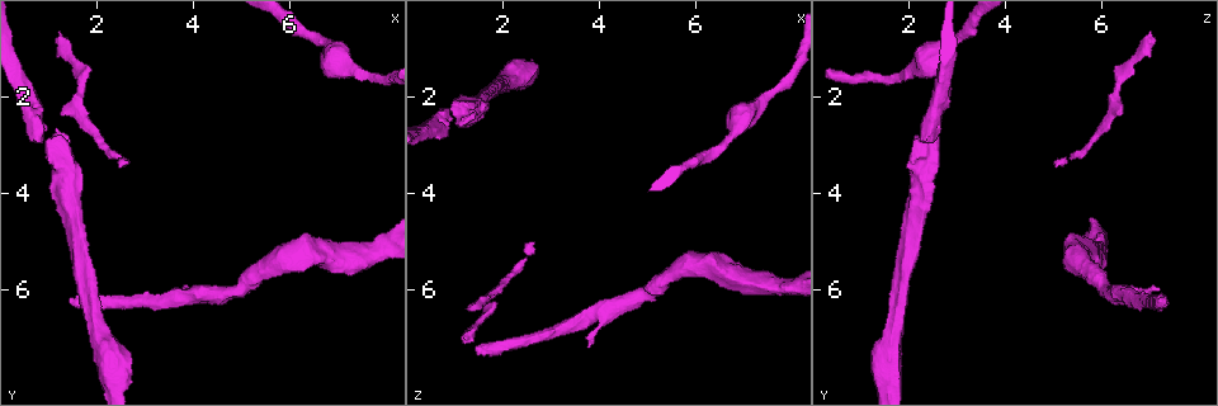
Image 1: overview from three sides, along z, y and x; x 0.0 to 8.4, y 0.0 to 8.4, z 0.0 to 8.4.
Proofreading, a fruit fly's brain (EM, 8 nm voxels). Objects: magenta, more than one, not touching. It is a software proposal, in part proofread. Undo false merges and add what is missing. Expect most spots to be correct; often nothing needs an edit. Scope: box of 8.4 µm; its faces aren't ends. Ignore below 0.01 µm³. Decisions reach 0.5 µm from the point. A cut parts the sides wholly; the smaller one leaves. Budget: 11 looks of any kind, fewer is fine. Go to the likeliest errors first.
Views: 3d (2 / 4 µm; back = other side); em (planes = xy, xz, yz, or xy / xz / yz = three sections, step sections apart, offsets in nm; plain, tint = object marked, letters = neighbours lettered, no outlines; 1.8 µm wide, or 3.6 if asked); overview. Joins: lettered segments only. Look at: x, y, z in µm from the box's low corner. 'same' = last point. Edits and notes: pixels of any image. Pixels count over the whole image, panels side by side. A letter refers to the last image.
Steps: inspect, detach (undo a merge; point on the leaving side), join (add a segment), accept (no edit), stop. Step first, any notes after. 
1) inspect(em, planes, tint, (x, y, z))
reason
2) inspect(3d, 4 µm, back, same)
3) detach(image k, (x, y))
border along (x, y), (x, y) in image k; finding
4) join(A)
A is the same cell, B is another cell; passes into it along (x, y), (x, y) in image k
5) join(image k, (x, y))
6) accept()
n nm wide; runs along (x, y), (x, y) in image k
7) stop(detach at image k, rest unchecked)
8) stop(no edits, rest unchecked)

inspect(3d, 4 µm, (1.20, 0.70, 7.00))
branch stops here

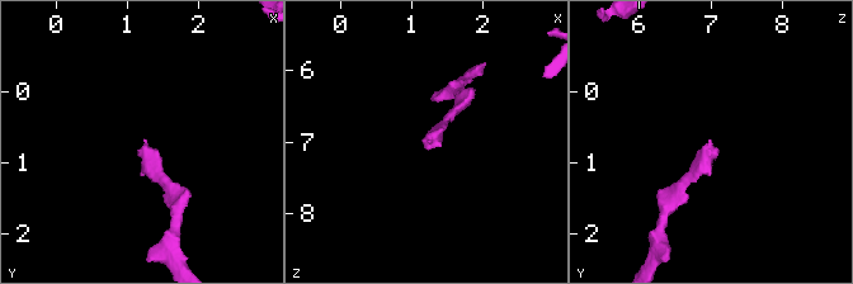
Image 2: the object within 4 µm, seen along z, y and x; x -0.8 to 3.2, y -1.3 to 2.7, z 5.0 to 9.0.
inspect(em, xz, step 16, letters, (1.20, 0.65, 7.00))
shape alone is not enough

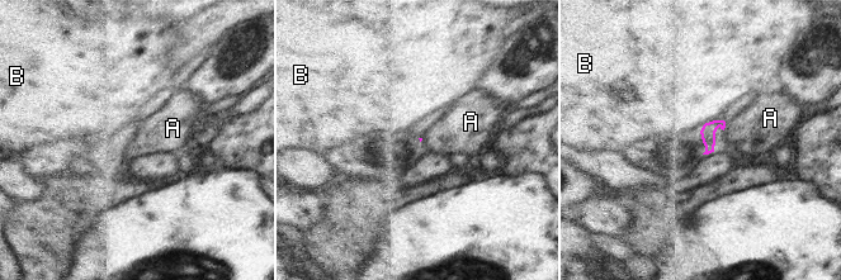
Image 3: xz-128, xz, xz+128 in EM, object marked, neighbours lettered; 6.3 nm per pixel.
inspect(em, planes, letters, same)

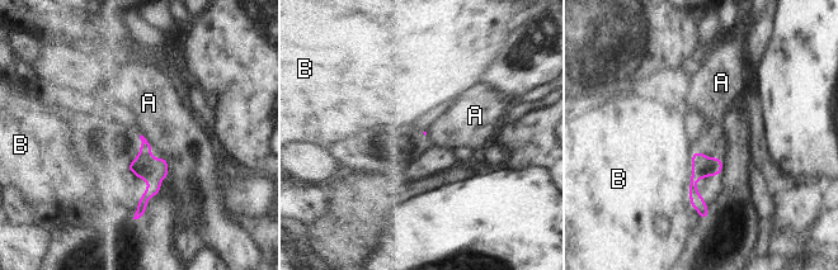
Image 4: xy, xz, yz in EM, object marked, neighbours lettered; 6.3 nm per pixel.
accept()
A and B are other cells; no lettered segment goes on from it

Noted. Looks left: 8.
inspect(3d, 4 µm, (3.80, 6.00, 7.15))
free end

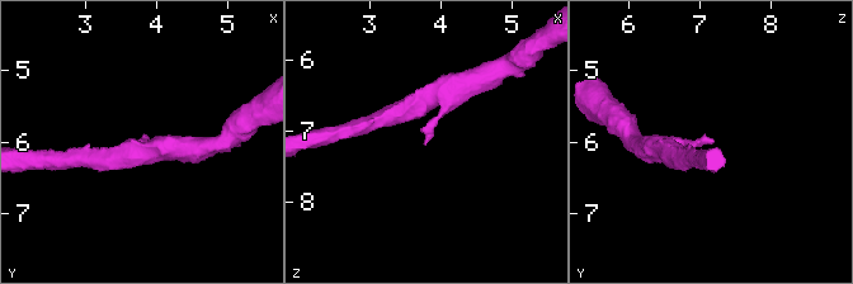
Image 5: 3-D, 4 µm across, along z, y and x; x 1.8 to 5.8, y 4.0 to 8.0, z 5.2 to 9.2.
inspect(em, 3.6 µm, planes, plain, (3.80, 6.05, 7.20))
now the EM

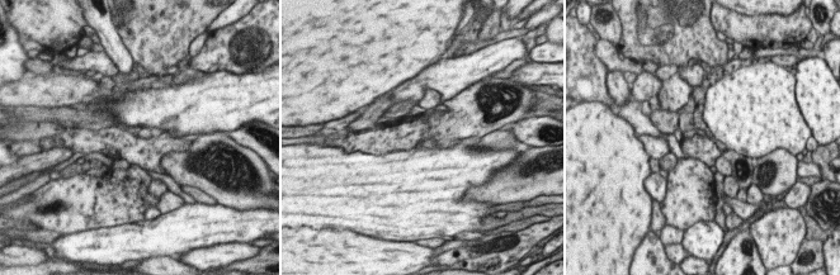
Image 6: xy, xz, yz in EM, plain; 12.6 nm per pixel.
inspect(em, 3.6 µm, planes, letters, same)
what lies round it

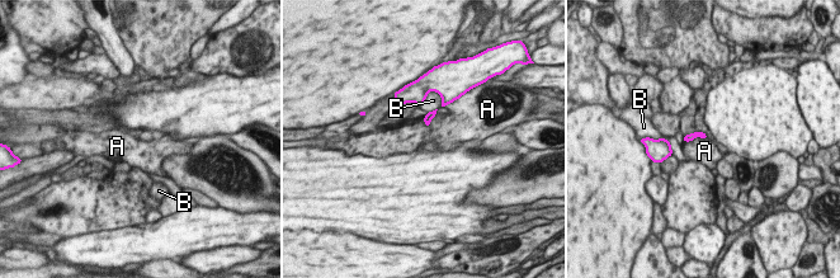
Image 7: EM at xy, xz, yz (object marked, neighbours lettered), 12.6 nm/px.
accept()
A touches over 300 nm; A and B are other cells; no lettered segment goes on from it

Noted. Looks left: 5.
inspect(3d, 4 µm, (6.85, 1.05, 2.60))
thick turns thin

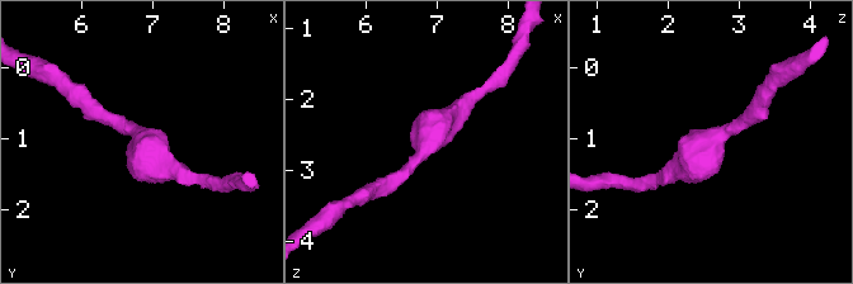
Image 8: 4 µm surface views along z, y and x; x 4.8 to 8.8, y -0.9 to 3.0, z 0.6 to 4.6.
inspect(em, 3.6 µm, planes, letters, (6.90, 1.10, 2.60))
arms of 220, 300 nm

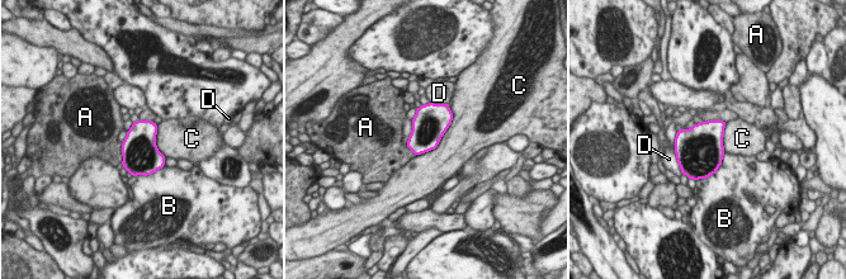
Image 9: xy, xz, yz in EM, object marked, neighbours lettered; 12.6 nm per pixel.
accept()
A, B, C and D are other cells; border along (450, 104), (439, 143), (416, 156) in image 9; all the same neuron

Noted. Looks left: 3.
inspect(em, 3.6 µm, xz, step 8, tint, (2.00, 6.80, 1.70))
calibre changes

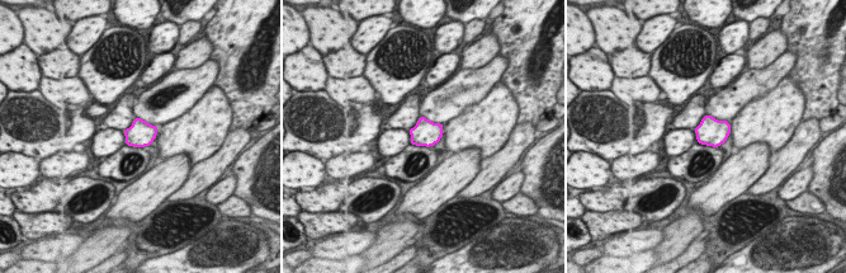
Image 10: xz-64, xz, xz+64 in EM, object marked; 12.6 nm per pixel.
inspect(em, 3.6 µm, planes, tint, same)

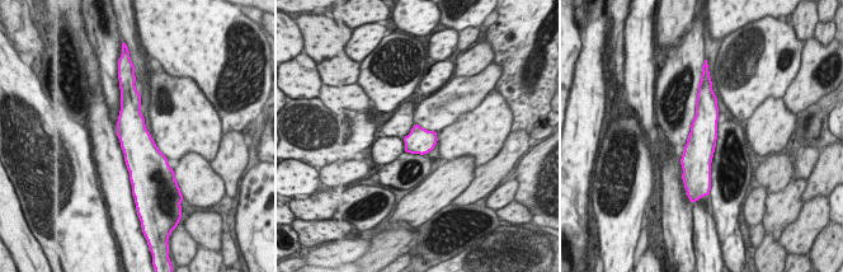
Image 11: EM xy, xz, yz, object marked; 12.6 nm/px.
inspect(em, 3.6 µm, planes, letters, same)

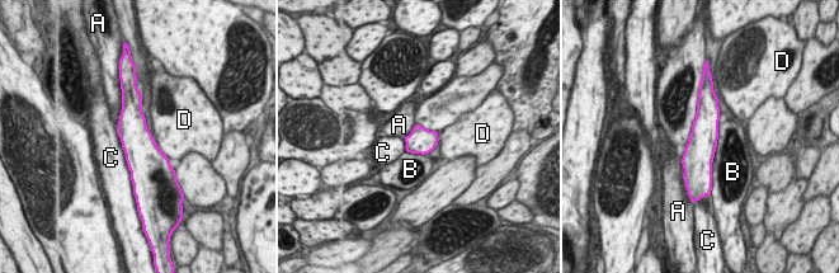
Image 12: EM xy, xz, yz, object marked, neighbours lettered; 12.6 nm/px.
accept()
320 nm wide; B touches over 750 nm; A, B, C and D are other cells; continuous, no second neuron

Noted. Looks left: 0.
stop(no edits, rest unchecked)

